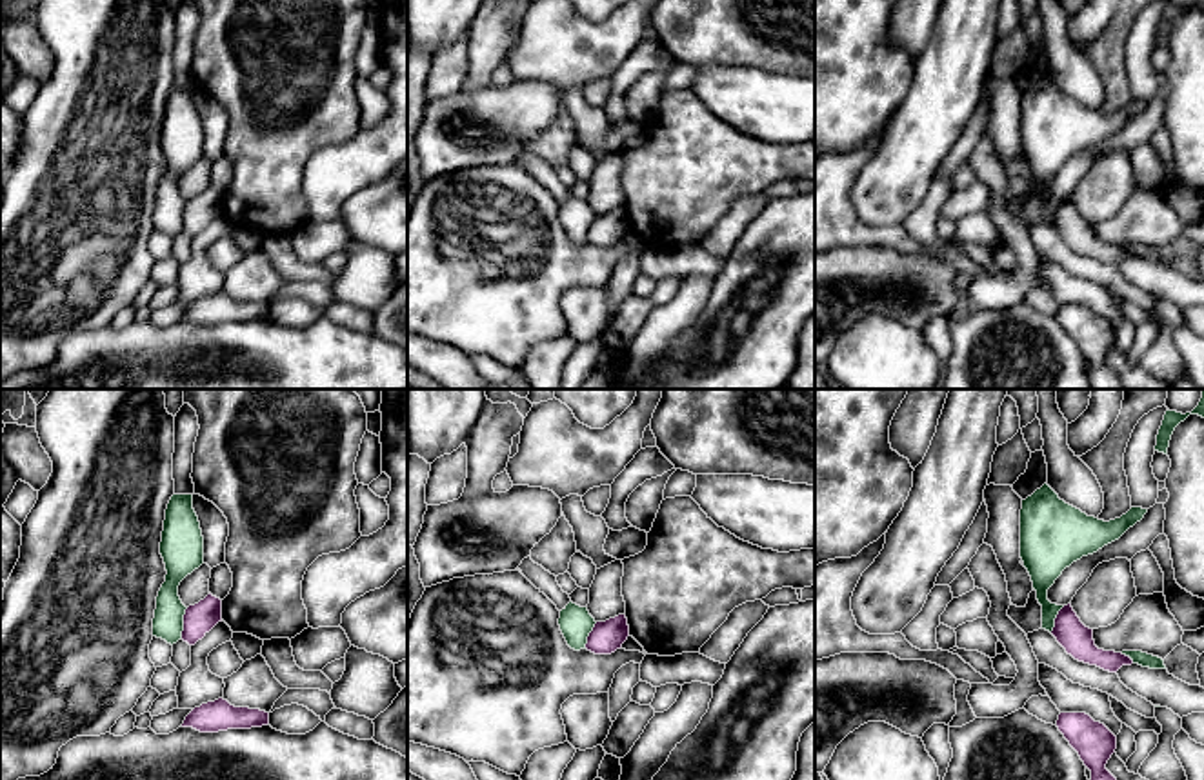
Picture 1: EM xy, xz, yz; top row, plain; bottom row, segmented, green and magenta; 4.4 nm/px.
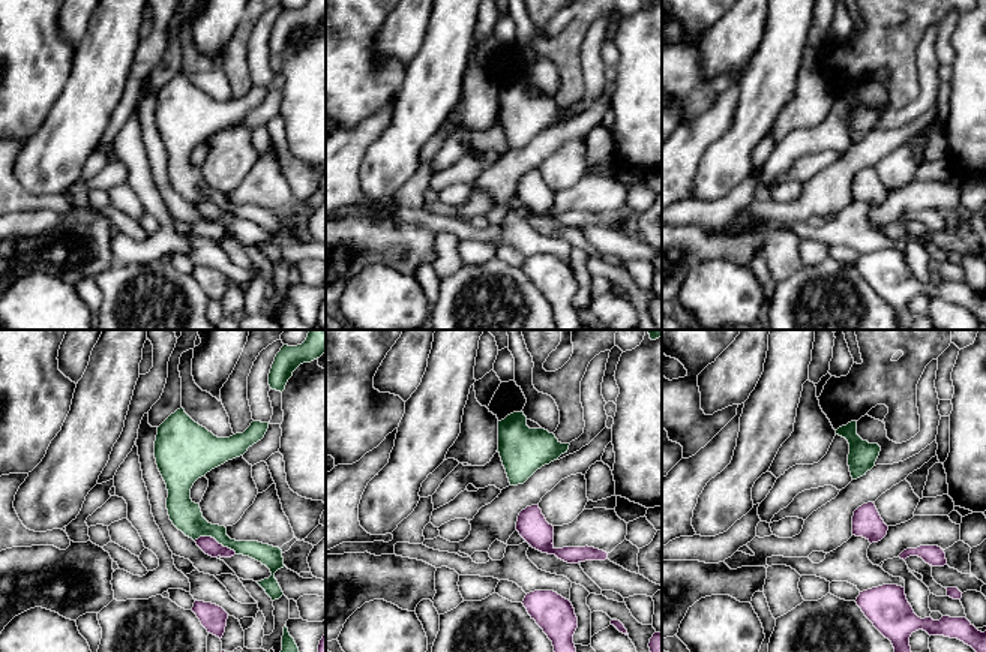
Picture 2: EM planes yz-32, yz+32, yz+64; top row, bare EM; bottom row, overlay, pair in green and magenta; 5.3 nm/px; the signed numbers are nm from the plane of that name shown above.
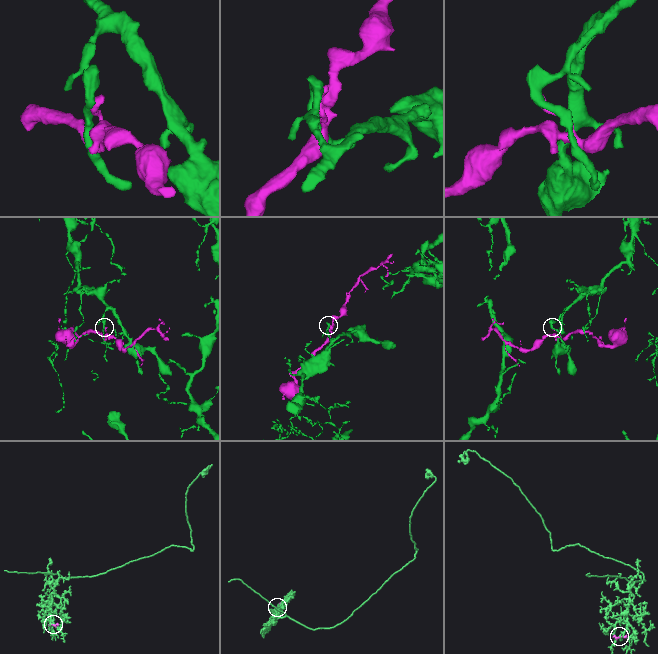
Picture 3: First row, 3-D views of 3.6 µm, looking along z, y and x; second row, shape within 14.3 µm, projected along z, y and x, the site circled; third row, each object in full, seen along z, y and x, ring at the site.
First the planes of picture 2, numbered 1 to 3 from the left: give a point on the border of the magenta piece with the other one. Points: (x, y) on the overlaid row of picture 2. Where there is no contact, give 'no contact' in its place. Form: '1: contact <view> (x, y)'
1: contact yz-32 (215, 538)
2: no contact
3: no contact

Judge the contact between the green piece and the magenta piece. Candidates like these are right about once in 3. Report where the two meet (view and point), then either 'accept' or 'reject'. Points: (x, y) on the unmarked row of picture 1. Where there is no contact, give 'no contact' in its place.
meets green in xy at (182, 215); reject

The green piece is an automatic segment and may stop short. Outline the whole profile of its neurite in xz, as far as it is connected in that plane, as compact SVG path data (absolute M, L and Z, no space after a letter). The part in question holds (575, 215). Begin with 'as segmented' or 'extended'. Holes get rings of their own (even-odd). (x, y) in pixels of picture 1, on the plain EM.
as segmented; M569 195L558 211L560 224L567 238L575 244L586 242L587 229L595 220L595 211L589 207L587 200L580 200Z

